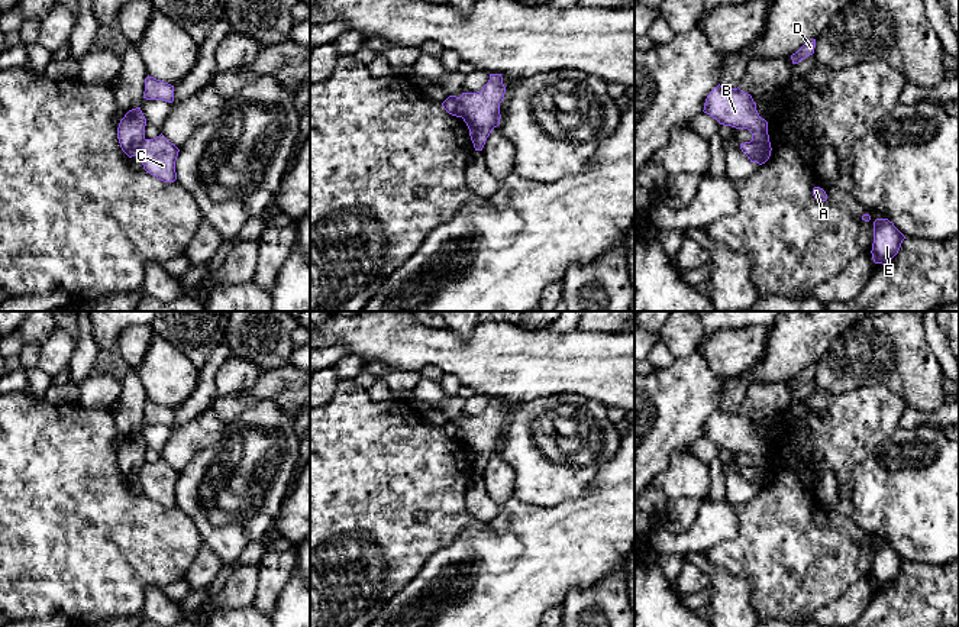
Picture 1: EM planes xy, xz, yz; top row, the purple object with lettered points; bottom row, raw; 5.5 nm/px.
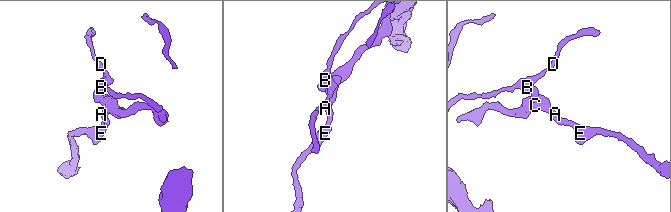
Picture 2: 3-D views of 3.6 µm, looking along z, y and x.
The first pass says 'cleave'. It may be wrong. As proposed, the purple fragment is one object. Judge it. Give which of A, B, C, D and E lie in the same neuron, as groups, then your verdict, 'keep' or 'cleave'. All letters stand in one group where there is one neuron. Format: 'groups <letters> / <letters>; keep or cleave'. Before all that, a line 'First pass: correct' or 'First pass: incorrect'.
First pass: correct
groups A C E / B D; cleave

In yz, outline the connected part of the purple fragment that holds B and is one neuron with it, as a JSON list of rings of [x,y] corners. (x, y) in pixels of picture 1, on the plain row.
[[[714,411],[705,423],[703,436],[720,449],[747,453],[755,468],[769,463],[768,446],[759,440],[752,420],[739,411]]]

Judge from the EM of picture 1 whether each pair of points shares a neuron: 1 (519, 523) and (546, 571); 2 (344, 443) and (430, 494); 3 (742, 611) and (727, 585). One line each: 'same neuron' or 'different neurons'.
1: same neuron
2: same neuron
3: same neuron

